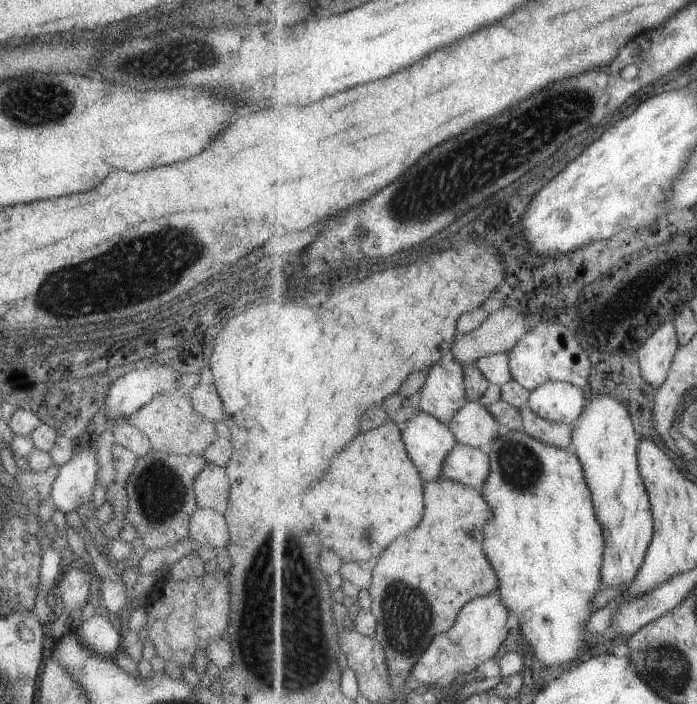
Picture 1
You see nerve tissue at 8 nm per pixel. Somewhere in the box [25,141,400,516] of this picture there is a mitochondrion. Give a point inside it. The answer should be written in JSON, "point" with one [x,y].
{"point":[140,268]}

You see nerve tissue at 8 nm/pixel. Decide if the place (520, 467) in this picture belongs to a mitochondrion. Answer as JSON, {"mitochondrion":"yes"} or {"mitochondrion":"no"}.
{"mitochondrion":"yes"}

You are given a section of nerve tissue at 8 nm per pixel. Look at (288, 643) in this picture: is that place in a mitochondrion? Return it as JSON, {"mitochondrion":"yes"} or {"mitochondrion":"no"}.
{"mitochondrion":"yes"}

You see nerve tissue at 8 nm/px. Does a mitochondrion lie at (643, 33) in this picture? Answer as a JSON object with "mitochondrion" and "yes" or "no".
{"mitochondrion":"no"}

